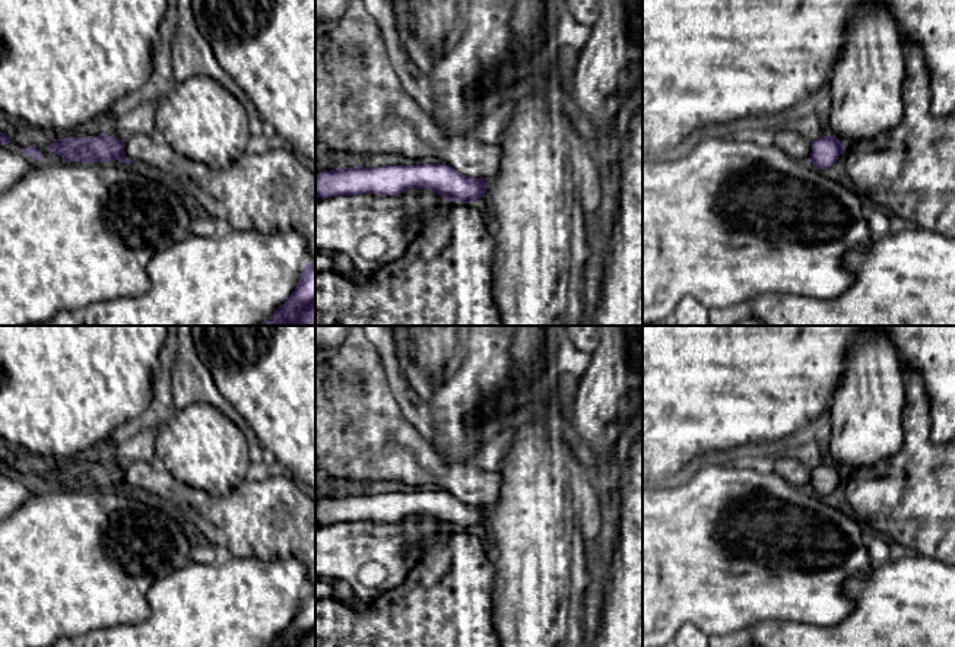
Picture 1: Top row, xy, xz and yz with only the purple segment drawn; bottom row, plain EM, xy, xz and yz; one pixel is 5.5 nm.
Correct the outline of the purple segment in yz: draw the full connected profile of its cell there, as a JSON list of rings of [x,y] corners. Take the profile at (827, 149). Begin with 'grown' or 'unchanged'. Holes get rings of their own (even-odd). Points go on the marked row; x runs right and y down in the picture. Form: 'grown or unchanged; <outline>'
unchanged; [[[821,136],[812,142],[810,162],[824,169],[831,168],[845,152],[845,145],[835,136]]]

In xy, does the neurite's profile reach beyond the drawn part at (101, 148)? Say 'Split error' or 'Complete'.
Complete

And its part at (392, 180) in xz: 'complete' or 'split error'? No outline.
complete

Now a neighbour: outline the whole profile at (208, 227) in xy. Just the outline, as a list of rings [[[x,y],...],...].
[[[194,218],[190,223],[191,234],[200,237],[213,237],[220,234],[223,229],[225,226],[215,218],[204,218],[204,219]]]

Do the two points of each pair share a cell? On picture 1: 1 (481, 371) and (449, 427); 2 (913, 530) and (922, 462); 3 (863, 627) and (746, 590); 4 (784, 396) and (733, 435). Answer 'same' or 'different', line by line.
1: same
2: same
3: different
4: same

